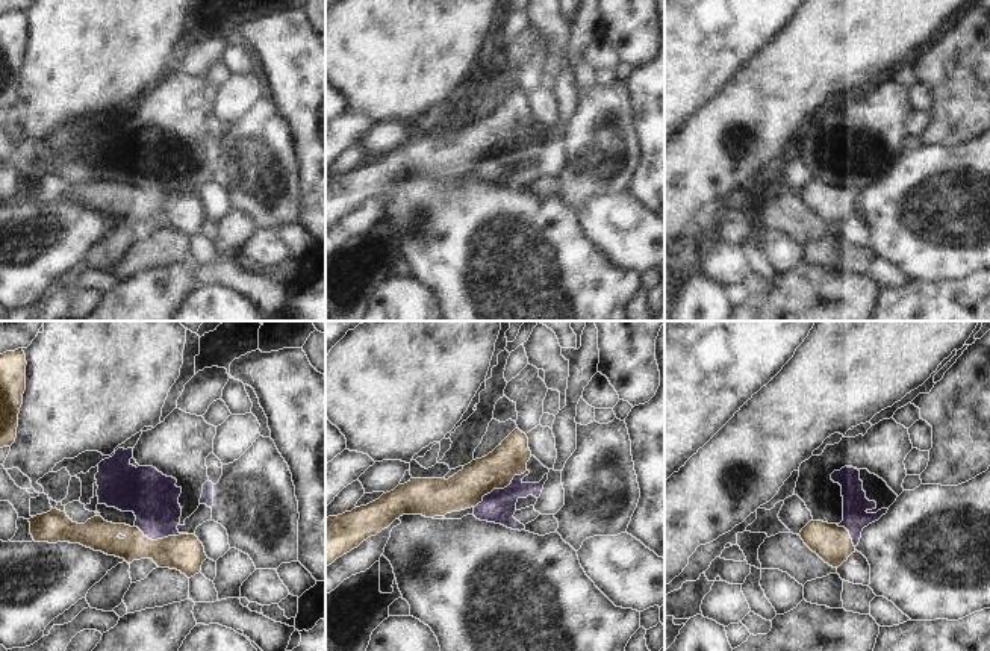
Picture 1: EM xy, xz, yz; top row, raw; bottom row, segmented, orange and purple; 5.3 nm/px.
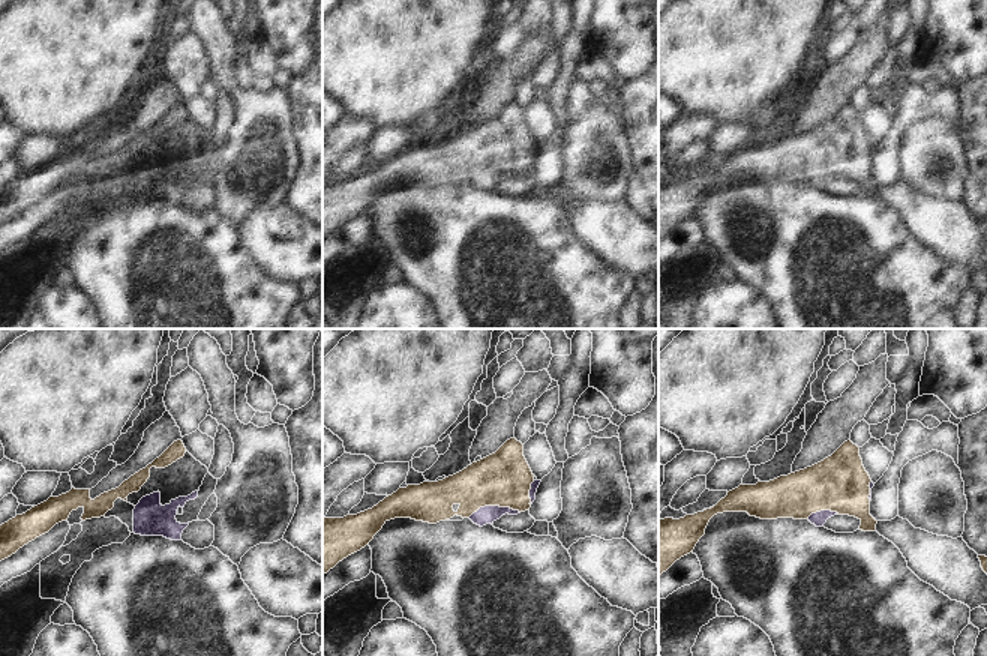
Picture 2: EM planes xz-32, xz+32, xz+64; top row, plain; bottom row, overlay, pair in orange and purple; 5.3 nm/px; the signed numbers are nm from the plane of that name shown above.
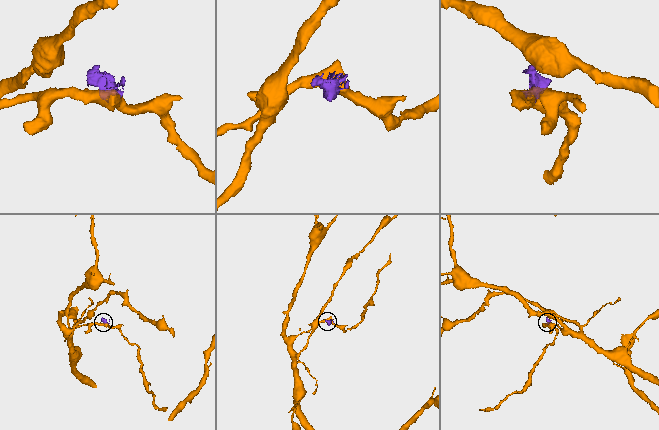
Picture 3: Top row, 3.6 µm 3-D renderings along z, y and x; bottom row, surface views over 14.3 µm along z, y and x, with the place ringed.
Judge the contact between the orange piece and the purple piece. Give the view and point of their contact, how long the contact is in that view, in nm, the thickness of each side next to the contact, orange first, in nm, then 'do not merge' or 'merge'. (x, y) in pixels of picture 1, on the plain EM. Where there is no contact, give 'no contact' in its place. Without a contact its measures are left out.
xz (500, 149) | 340 nm | 200/170 nm | do not merge

